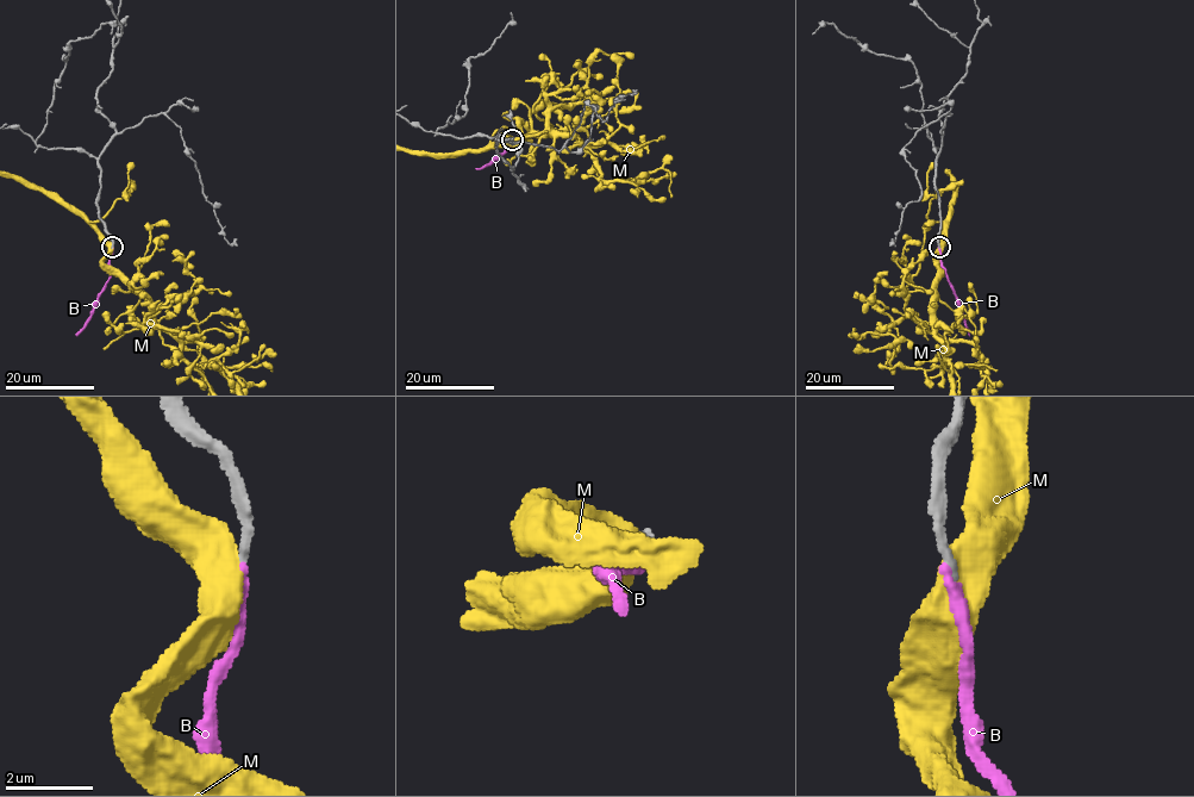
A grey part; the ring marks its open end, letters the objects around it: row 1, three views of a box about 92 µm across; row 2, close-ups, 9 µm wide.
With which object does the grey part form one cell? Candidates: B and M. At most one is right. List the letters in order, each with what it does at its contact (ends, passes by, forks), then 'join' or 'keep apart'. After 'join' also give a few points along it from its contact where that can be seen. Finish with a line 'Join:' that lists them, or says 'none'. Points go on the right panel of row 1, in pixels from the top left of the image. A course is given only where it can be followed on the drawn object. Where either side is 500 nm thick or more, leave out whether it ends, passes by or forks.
B: it ends | join | via (939, 247), (942, 267), (969, 336)
M: keep apart
Join: B

